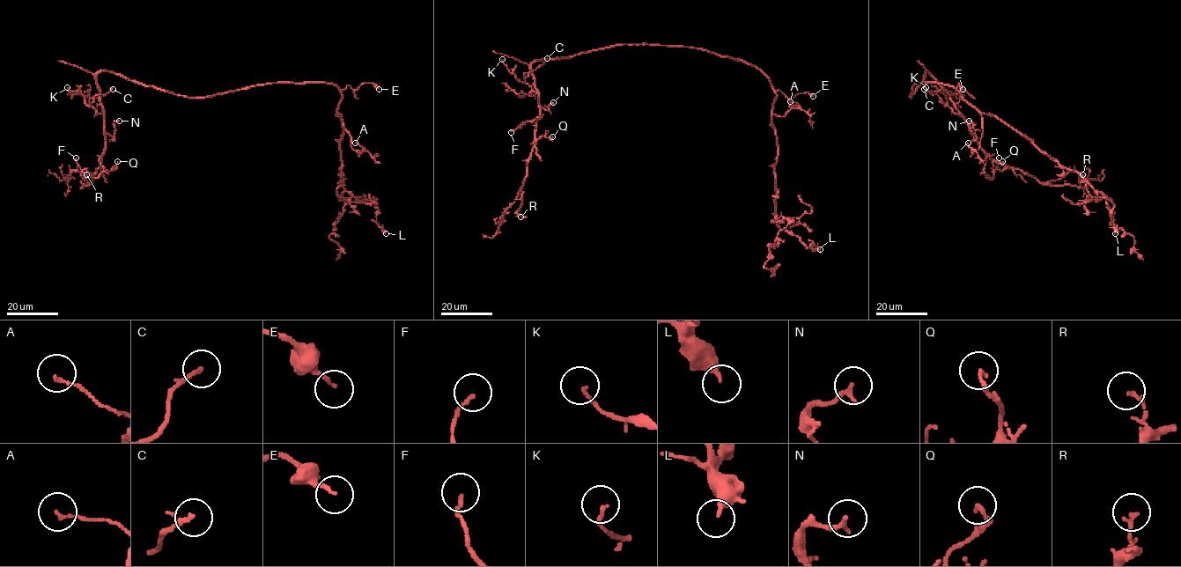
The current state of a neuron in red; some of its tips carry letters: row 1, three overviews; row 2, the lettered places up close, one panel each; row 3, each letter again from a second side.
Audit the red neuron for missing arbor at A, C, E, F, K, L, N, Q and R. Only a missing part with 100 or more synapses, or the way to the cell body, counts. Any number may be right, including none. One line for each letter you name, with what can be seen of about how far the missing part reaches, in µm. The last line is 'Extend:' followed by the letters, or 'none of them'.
Extend: none of them

